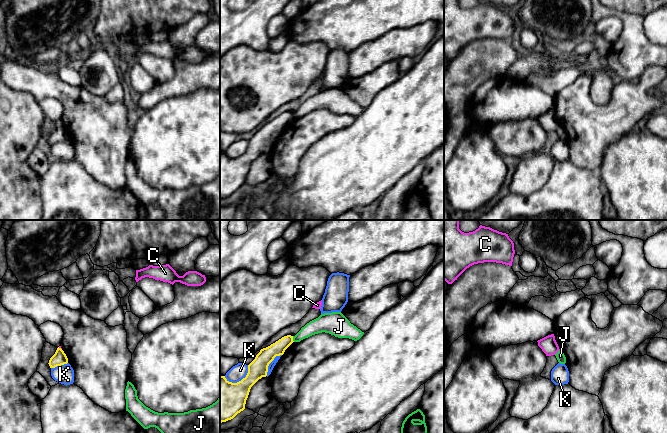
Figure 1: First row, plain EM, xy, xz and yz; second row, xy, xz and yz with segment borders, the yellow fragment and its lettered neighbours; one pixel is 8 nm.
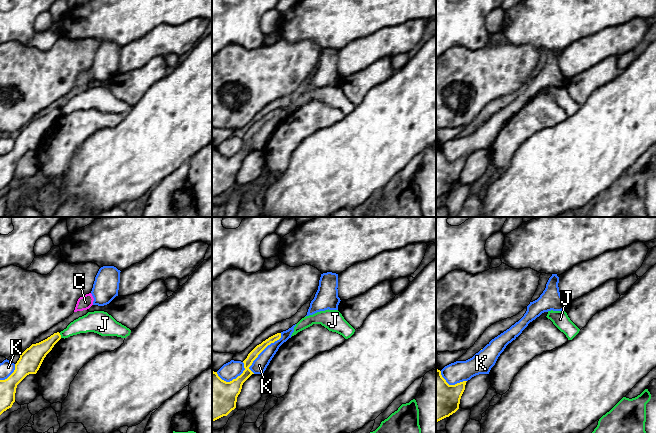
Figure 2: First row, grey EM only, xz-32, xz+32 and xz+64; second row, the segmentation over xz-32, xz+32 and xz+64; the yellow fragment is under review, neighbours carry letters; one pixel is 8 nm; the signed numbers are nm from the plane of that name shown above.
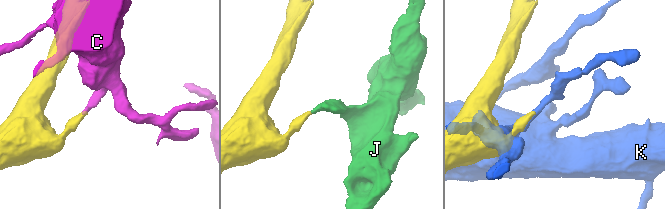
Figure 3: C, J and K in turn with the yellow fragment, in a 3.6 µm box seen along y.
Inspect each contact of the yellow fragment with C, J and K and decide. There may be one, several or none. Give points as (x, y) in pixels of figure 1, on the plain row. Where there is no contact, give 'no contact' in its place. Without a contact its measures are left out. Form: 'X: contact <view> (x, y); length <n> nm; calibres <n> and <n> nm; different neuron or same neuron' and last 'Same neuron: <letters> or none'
C: contact xy (60, 124); length 40 nm; calibres 110 and 20 nm; different neuron
J: contact xz (292, 115); length 50 nm; calibres 130 and 120 nm; different neuron
K: contact xz (241, 156); length 220 nm; calibres 340 and 120 nm; different neuron
Same neuron: none

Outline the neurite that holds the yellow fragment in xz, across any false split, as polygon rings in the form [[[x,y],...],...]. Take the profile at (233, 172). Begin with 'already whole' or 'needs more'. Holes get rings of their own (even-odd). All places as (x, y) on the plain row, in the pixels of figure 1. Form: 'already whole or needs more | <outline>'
already whole | [[[287,111],[261,125],[248,141],[246,153],[237,159],[229,158],[225,152],[220,151],[220,199],[233,195],[245,185],[251,163],[267,152],[269,140],[276,132],[283,131],[293,118],[293,112]]]

